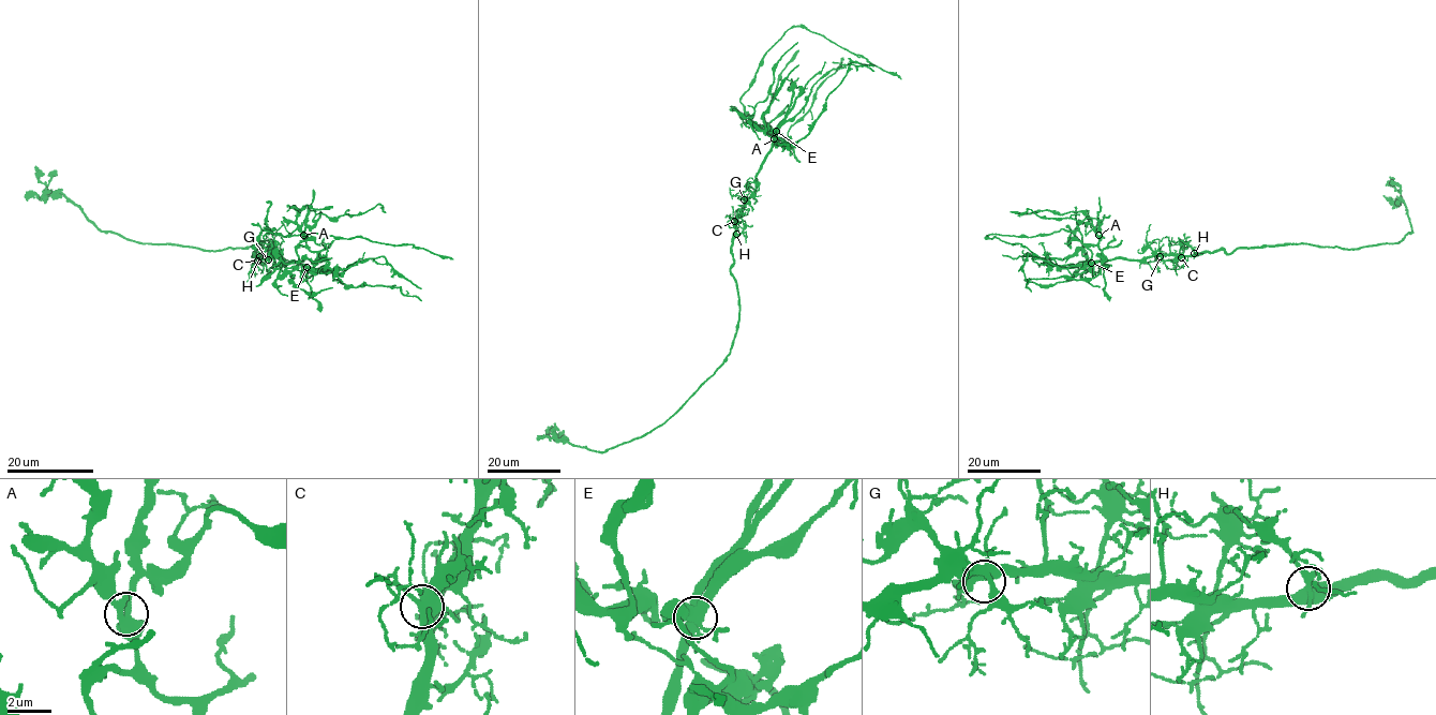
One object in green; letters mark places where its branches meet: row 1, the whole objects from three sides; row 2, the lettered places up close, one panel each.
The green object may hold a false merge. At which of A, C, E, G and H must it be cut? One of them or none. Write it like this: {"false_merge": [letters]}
{"false_merge": ["E"]}

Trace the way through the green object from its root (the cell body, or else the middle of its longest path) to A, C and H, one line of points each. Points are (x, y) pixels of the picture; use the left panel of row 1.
A: (274, 257), (283, 264), (302, 265), (302, 278), (307, 279), (313, 272), (316, 253), (305, 244), (303, 235)
C: (274, 257), (257, 261)
H: (274, 257), (259, 256)

